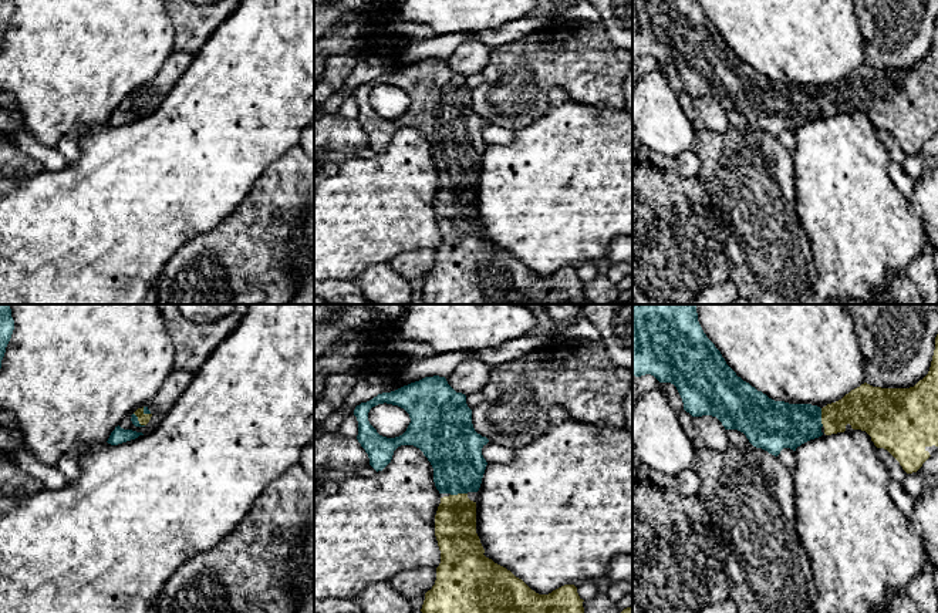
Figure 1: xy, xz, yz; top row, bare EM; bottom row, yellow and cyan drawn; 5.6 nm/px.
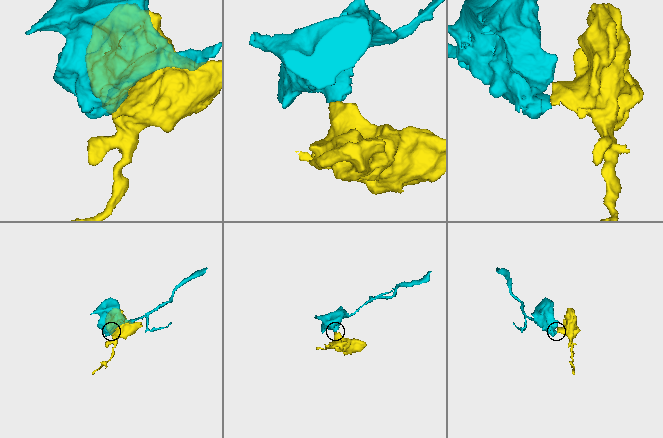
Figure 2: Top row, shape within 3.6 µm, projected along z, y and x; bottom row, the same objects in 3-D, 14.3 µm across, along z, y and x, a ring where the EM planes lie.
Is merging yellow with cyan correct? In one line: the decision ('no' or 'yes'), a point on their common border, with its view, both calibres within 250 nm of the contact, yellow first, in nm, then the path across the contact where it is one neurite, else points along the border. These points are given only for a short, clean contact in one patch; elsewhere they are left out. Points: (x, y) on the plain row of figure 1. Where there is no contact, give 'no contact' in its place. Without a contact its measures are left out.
yes | yz (822, 98) | 240/260 nm

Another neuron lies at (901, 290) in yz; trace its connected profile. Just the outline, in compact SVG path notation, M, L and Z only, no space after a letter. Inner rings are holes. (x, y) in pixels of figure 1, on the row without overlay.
M890 273L887 290L895 304L924 304L918 290L905 273Z

